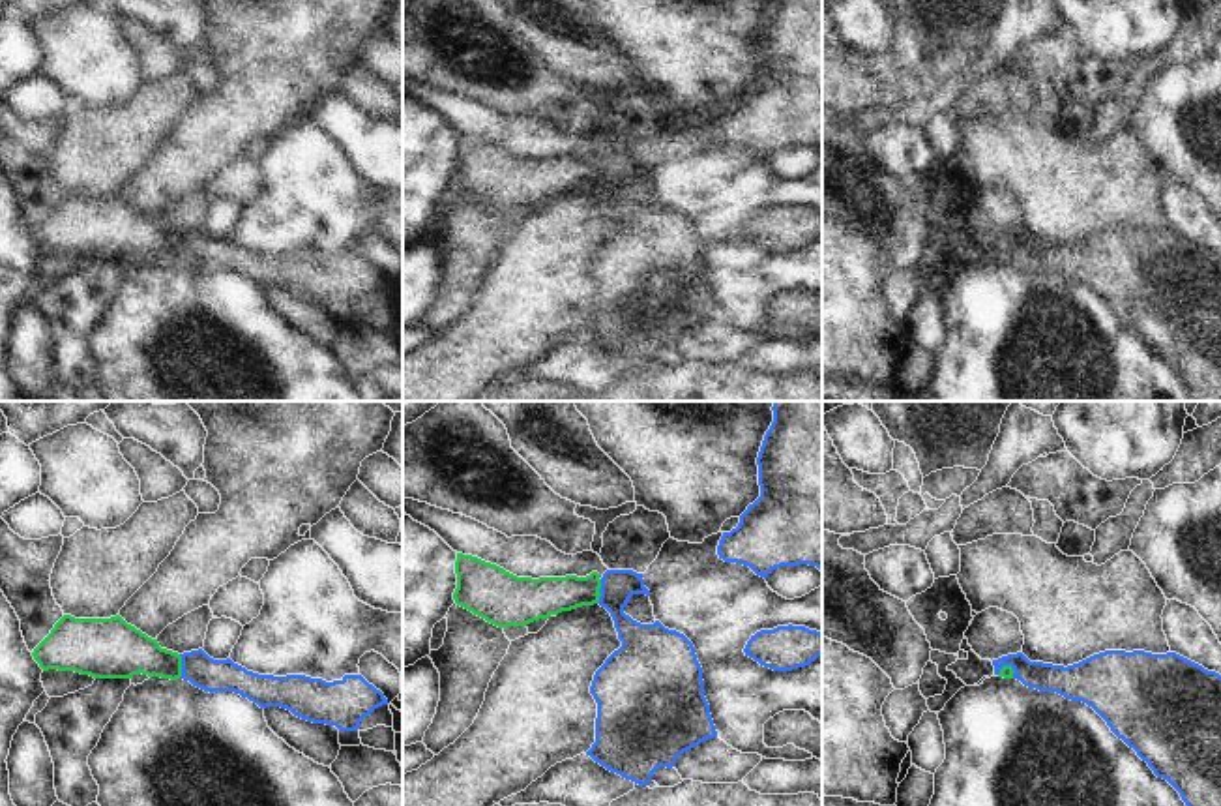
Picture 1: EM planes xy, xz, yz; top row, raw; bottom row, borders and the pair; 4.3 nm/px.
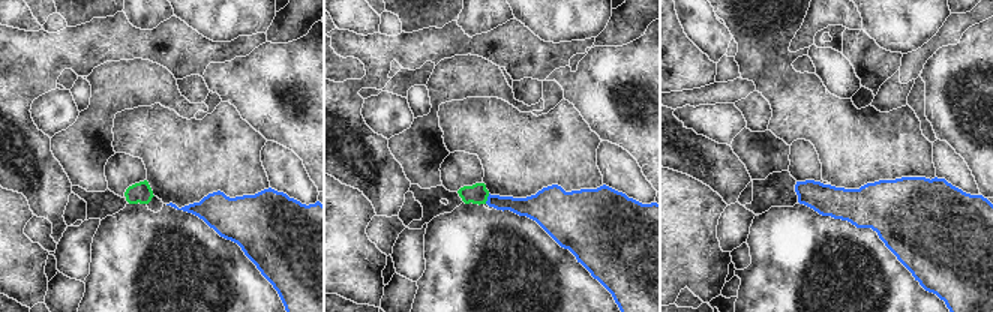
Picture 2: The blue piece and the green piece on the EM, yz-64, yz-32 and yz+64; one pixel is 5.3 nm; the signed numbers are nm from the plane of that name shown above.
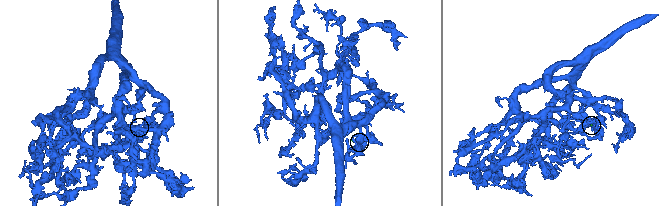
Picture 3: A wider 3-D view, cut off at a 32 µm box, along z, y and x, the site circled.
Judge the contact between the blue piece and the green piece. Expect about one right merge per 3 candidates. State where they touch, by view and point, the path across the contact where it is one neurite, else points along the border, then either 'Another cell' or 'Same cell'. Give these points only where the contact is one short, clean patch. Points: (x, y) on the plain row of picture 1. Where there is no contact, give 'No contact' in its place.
Touches blue at xy (182, 246). Path across: xy (212, 255), (195, 246), (182, 246), (126, 231). Same cell

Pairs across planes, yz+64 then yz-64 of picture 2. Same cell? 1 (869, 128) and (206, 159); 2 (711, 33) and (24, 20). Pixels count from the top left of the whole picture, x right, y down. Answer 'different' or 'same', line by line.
1: same
2: same

